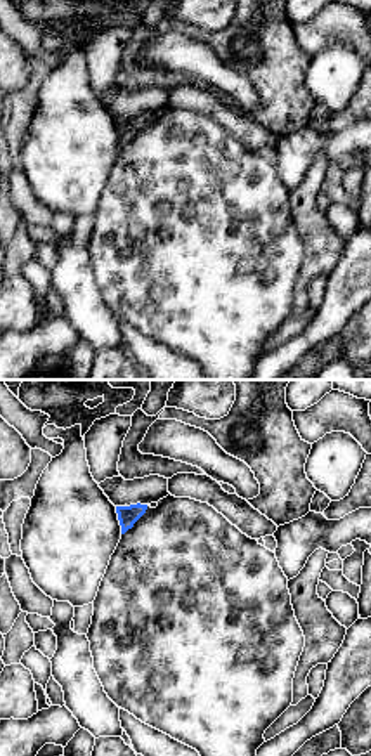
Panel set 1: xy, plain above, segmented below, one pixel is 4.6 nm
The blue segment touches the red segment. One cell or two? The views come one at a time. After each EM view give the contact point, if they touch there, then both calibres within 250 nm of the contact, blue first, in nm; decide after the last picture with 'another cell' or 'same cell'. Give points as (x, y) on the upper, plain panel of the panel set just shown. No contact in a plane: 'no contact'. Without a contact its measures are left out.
no contact

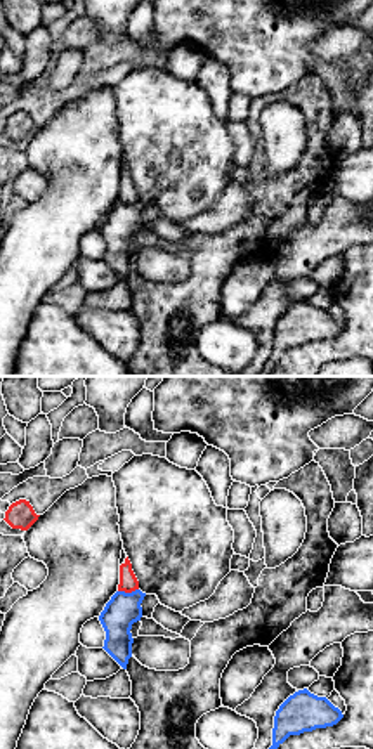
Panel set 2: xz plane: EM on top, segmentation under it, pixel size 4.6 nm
contact (127, 205); calibres 160 and 90 nm

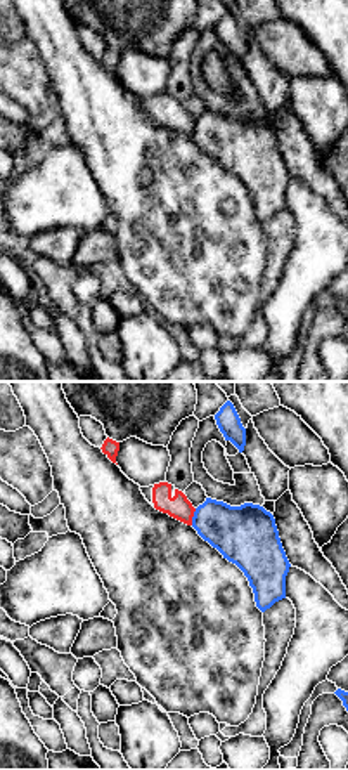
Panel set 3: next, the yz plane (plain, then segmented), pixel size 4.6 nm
contact (193, 129); calibres 280 and 110 nm

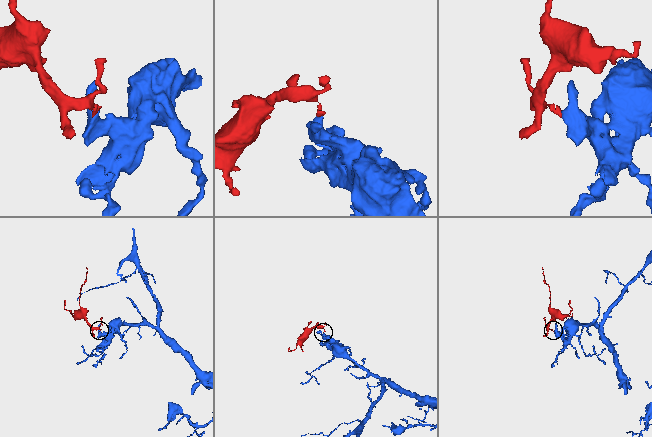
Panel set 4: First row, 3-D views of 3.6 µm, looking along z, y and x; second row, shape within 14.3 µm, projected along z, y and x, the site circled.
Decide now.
another cell

